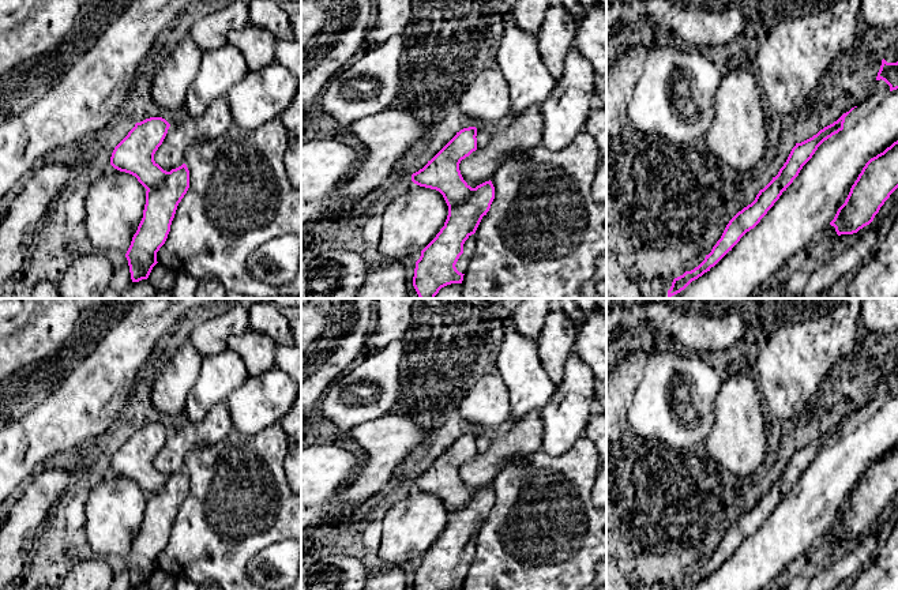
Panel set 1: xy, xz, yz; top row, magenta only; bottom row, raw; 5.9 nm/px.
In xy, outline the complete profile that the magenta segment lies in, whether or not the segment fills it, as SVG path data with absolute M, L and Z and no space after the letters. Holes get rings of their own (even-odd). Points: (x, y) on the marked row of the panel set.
M150 117L136 123L114 147L110 157L110 165L114 169L135 176L147 189L143 218L125 253L132 282L147 279L153 267L158 263L157 252L165 244L177 206L189 188L189 170L185 164L166 172L154 161L154 154L162 144L169 127L170 124L162 117Z

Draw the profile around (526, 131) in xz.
M533 106L512 120L511 125L496 134L485 147L477 149L461 161L459 170L471 188L492 180L497 168L510 157L542 144L544 116Z

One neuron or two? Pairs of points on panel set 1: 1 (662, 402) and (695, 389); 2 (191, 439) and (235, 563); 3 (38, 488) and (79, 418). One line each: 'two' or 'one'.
1: one
2: two
3: two

